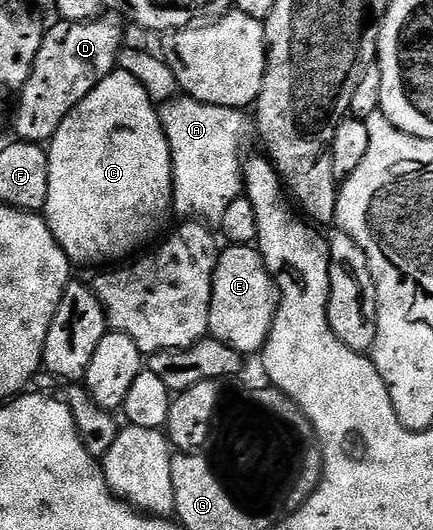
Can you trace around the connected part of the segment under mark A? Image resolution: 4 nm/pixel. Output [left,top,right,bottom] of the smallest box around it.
[159,95,245,226]

